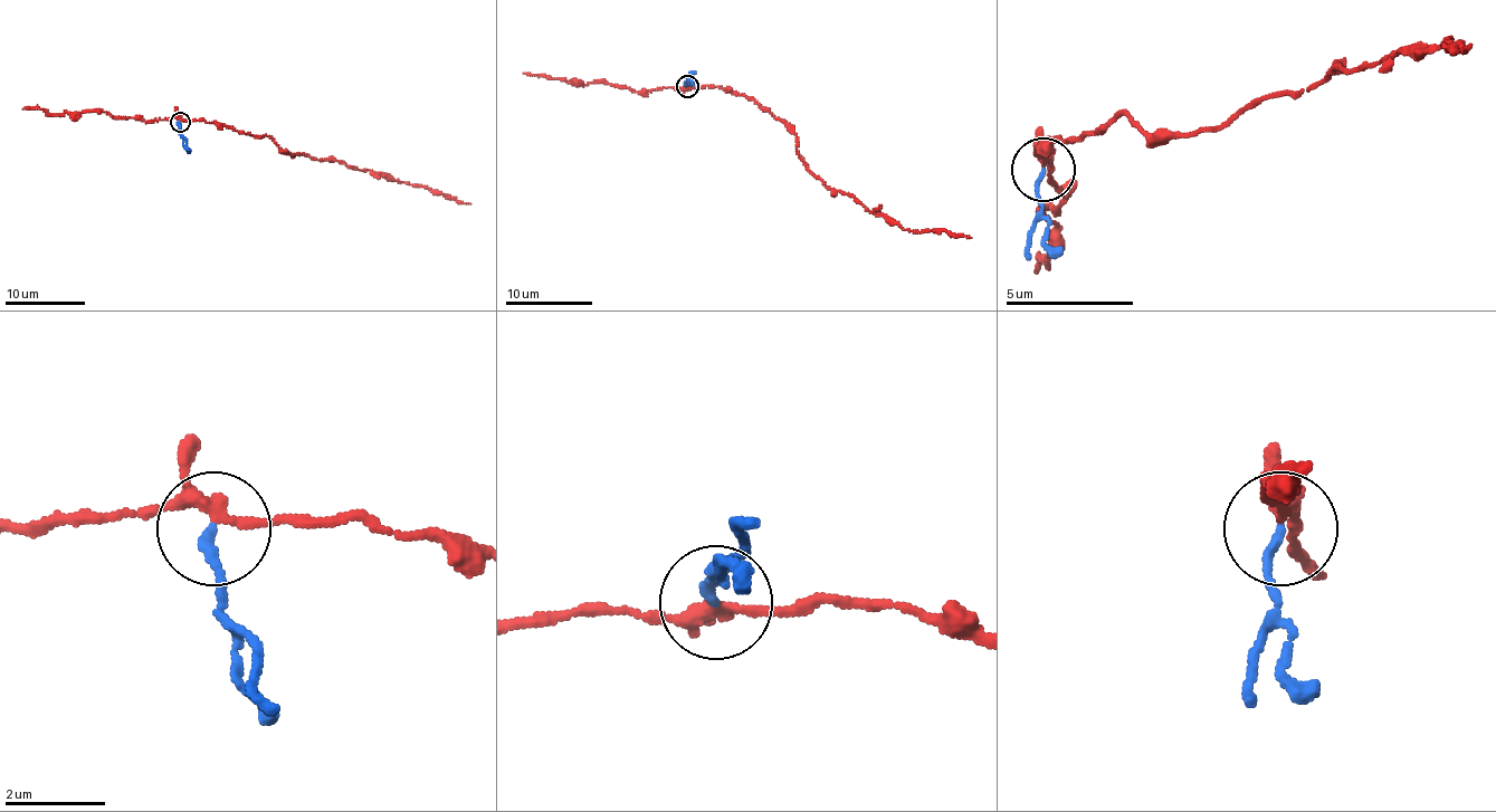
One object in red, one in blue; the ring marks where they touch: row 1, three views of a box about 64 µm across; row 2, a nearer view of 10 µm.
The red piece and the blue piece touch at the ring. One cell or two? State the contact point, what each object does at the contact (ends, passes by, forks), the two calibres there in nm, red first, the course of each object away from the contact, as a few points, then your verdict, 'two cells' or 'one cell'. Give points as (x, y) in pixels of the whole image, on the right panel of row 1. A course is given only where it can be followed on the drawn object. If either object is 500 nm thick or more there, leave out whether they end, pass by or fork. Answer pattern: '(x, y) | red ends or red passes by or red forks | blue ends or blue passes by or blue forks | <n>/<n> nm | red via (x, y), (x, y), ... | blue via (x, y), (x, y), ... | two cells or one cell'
(1044, 170) | red forks | blue ends | 200/190 nm | red via (1041, 169), (1032, 146), (1121, 113), (1149, 133), (1227, 127), (1263, 102), (1389, 53), (1468, 45) | blue via (1041, 169), (1041, 216), (1025, 256) | two cells

